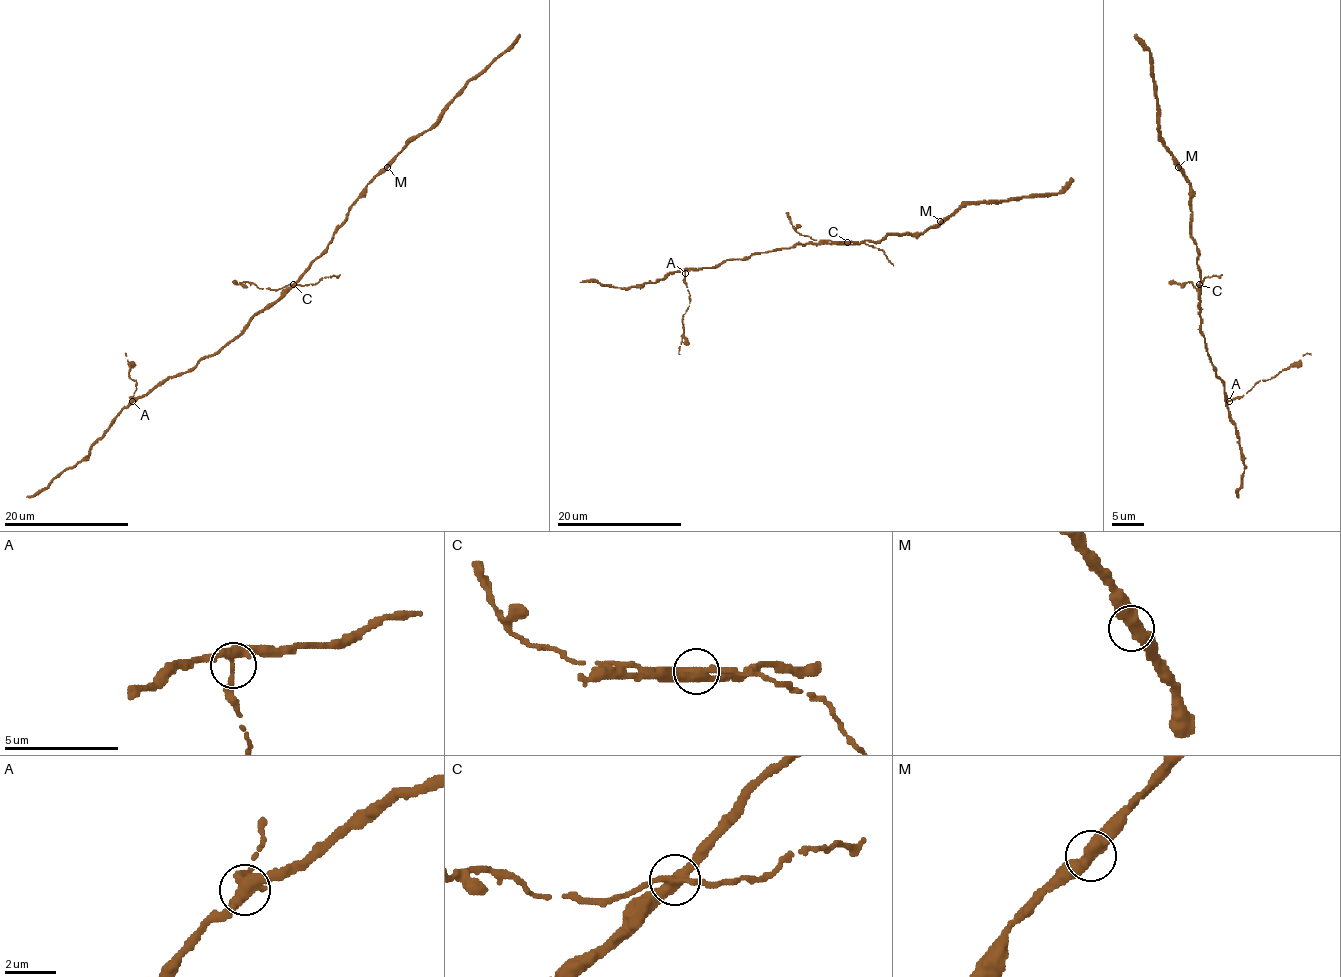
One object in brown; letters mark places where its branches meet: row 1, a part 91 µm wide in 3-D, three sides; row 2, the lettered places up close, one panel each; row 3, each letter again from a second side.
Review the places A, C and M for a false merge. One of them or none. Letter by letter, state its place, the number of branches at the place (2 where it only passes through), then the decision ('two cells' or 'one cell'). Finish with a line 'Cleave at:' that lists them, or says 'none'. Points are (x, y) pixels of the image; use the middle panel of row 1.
A: place (685, 273); branches 3; one cell
C: place (847, 242); branches 3; two cells
M: place (940, 221); branches 2; one cell
Cleave at: C

